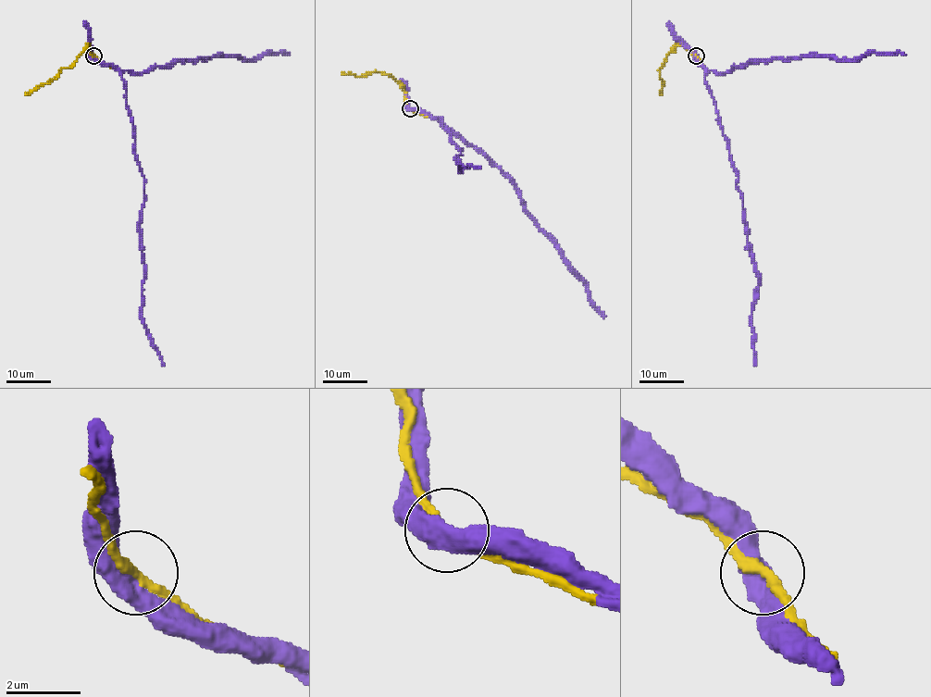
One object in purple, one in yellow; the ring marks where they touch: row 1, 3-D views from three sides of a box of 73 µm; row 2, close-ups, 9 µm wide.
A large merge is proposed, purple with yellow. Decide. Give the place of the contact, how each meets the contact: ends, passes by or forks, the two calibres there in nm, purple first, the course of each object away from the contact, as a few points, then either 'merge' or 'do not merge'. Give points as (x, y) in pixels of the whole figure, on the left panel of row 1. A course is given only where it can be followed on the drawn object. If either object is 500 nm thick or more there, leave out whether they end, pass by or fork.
(93, 56) | 550/240 nm | purple via (93, 56), (112, 65), (124, 81), (134, 155), (144, 187), (140, 223), (144, 265), (141, 318), (163, 366) | yellow via (94, 56), (89, 45), (69, 68), (63, 68), (26, 95) | merge

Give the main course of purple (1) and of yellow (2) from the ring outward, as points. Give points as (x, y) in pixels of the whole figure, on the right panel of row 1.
1: (696, 56), (705, 70), (706, 86), (738, 177), (746, 242), (759, 280), (751, 318), (755, 366)
2: (696, 56), (678, 45), (665, 57), (659, 72), (664, 83), (660, 95)

